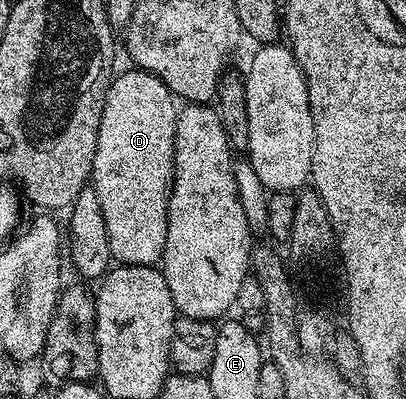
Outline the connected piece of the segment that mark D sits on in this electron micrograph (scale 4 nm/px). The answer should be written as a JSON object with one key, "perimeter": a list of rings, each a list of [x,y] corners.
{"perimeter":[[[130,70],[123,71],[120,75],[118,72],[107,90],[101,125],[97,133],[97,153],[93,157],[89,183],[97,193],[101,214],[105,217],[105,230],[109,233],[112,260],[128,267],[149,267],[162,260],[165,249],[171,183],[175,180],[177,99],[153,73]]]}

